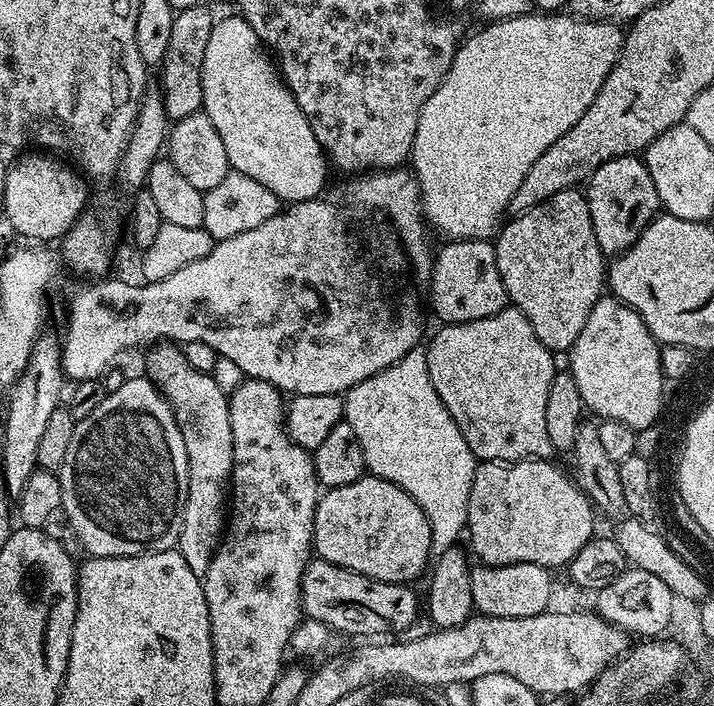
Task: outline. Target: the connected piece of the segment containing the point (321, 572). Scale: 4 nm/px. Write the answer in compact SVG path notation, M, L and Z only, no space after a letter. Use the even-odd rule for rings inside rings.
M319 558L308 561L300 583L300 606L303 615L309 620L317 620L327 624L333 633L345 632L348 636L368 636L364 638L380 638L383 632L404 634L416 620L416 611L421 611L422 604L416 601L408 584L387 584L374 578L366 578L366 574L358 574L354 570L346 570L334 566Z

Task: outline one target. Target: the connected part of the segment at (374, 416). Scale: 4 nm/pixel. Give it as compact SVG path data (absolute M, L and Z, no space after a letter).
M420 346L411 348L386 370L349 388L343 401L344 420L354 429L354 434L358 434L358 442L362 442L365 469L371 475L394 482L394 486L406 490L406 494L422 506L437 549L453 547L459 541L456 539L465 535L468 526L470 486L474 482L478 461L466 438L462 438L462 430L458 430L450 410L442 406L442 398L438 398L434 382L430 382L427 351Z

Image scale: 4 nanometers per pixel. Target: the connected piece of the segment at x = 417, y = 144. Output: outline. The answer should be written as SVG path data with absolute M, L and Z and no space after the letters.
M572 14L515 16L509 20L485 23L483 27L481 32L476 32L473 36L471 33L461 43L446 78L442 78L438 90L434 90L426 106L422 106L422 114L418 118L418 130L412 143L410 168L416 177L423 219L433 233L441 232L445 236L443 239L448 242L453 240L491 241L497 235L502 224L499 216L505 215L508 203L514 198L514 192L518 190L518 186L522 186L522 178L526 178L526 170L530 170L530 166L534 166L534 162L538 162L538 158L542 158L542 154L546 154L546 150L550 150L550 146L554 146L554 142L558 142L558 138L562 138L562 134L566 134L566 130L570 130L570 126L574 126L574 122L582 118L582 114L586 114L590 102L594 102L598 90L606 82L624 46L624 32L616 29L619 27L615 23L606 20L585 20Z

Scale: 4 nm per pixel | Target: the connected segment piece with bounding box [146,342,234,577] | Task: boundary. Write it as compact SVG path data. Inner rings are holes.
M160 342L149 347L147 379L168 400L186 442L188 463L188 497L182 518L178 550L186 558L186 566L203 577L212 556L220 546L226 527L226 501L230 496L232 463L234 462L234 434L230 434L229 393L214 382L212 375L194 370L186 362L183 351L175 343Z

